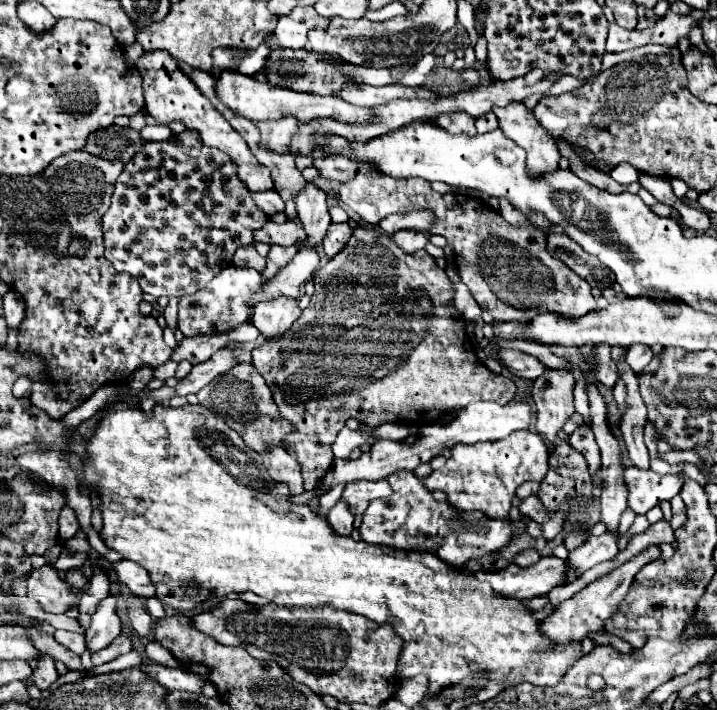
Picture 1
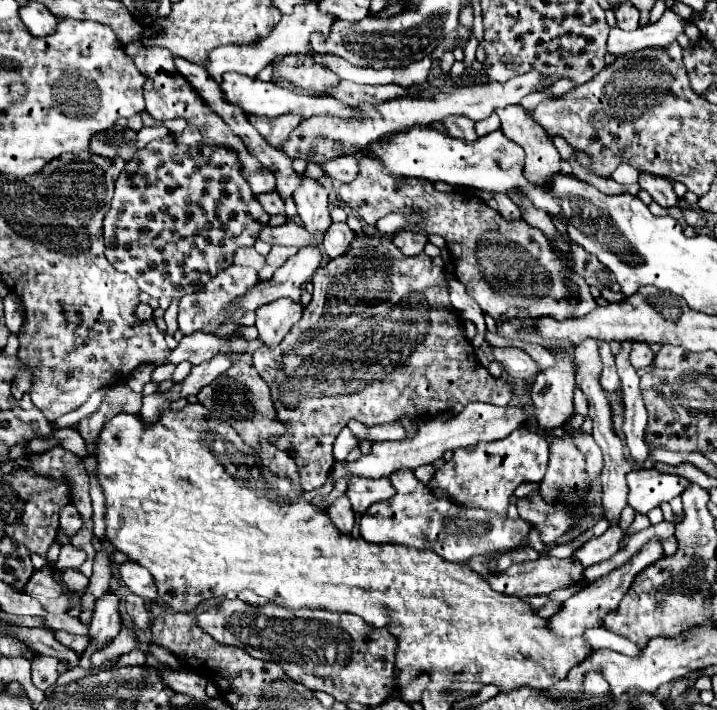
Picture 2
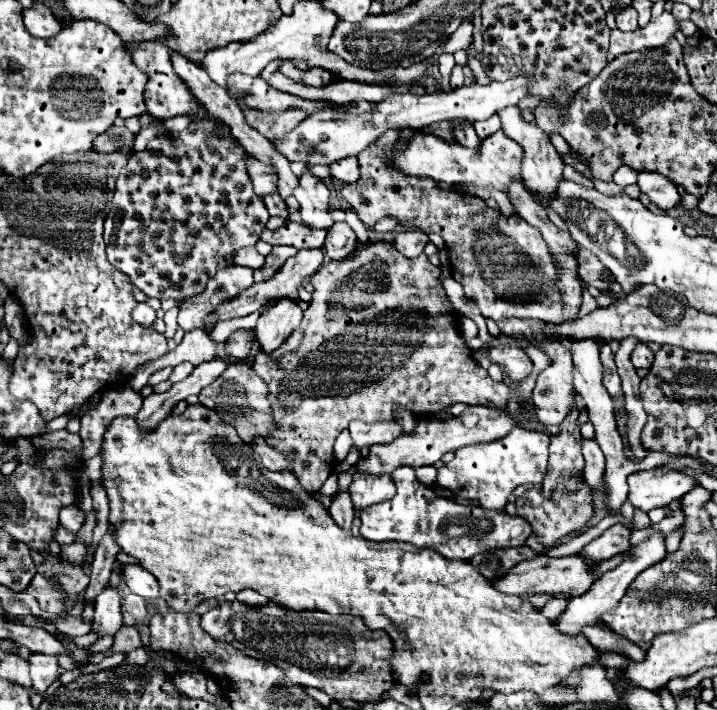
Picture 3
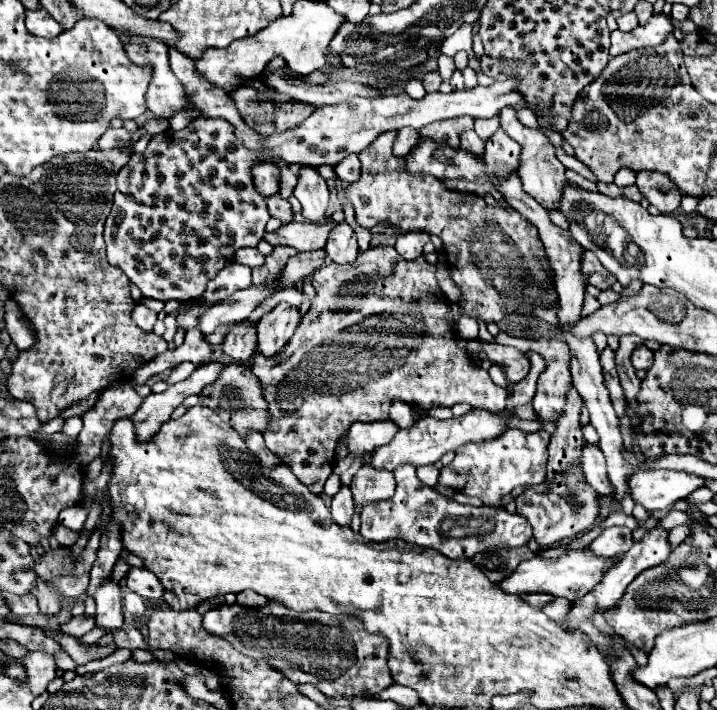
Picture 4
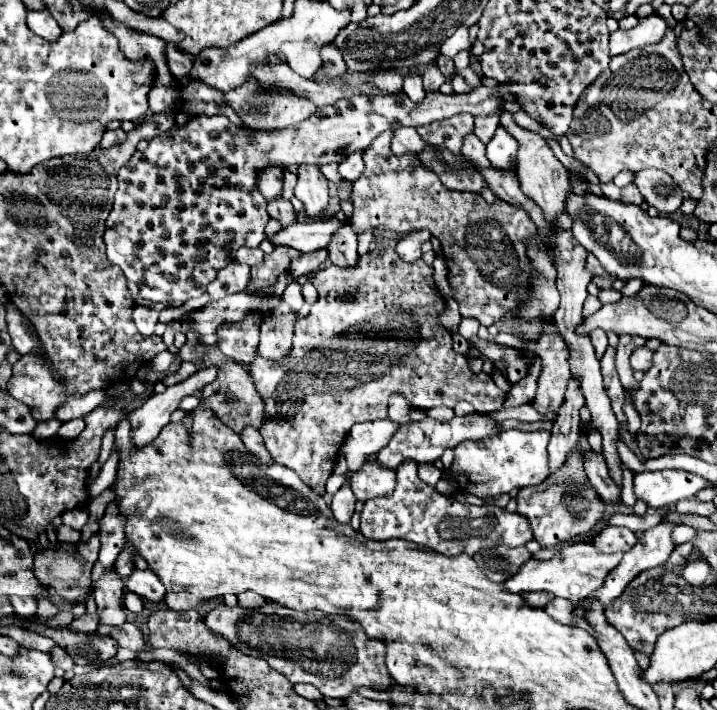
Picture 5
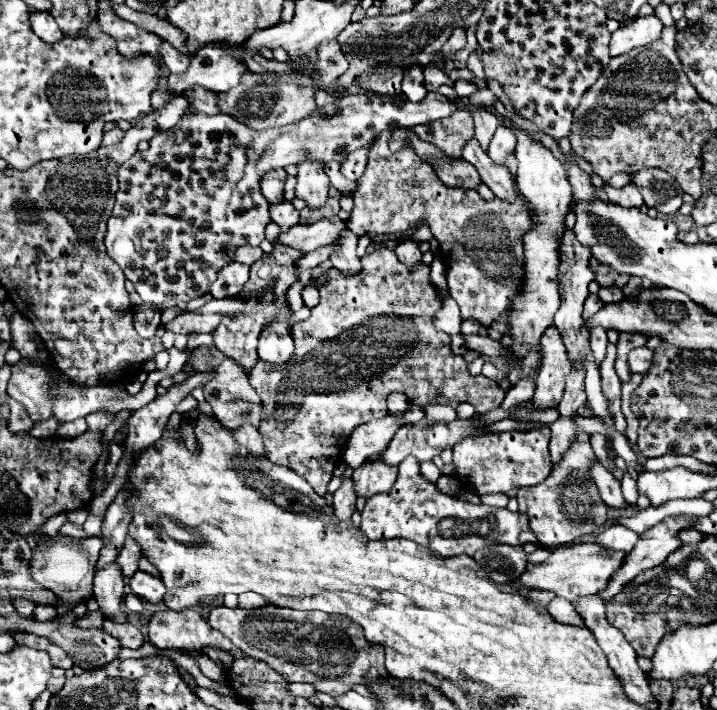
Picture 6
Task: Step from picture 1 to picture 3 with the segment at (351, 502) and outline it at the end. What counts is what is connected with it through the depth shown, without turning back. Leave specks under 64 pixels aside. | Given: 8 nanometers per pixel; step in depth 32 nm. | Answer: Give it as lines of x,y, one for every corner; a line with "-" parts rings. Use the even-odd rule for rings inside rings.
360,474
352,476
352,484
348,488
352,504
356,510
364,510
376,502
384,502
396,494
394,482
390,476
384,478
360,478

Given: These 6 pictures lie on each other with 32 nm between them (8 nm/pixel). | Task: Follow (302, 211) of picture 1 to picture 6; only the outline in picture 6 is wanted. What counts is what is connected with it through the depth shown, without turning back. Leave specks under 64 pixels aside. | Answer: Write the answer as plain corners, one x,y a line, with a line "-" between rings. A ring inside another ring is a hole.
300,162
296,178
298,178
296,198
304,200
312,212
320,210
328,200
328,184
330,184
328,176
322,170
322,164

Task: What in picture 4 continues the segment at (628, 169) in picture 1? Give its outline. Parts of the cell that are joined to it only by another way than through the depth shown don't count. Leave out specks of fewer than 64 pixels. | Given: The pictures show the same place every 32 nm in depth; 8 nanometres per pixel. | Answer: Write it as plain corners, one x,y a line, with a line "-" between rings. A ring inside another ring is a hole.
622,168
622,170
618,170
616,176
614,176
614,184
618,184
620,188
630,186
630,184
636,184
636,172
630,170
630,168

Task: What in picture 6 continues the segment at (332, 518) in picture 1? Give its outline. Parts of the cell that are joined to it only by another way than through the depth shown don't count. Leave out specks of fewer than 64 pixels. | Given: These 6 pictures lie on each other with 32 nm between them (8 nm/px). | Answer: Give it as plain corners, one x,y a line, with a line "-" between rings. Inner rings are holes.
346,478
342,486
334,492
334,514
338,520
350,520
356,510
356,494
352,490
352,480

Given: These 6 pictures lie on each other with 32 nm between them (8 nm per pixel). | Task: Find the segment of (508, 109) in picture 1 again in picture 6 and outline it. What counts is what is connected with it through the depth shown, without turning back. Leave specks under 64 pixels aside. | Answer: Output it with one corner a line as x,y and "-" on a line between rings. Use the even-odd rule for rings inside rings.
510,120
504,122
518,138
516,146
516,158
518,158
518,172
516,182
520,186
520,192
526,196
526,200
536,210
538,220
534,222
534,228
524,236
524,256
526,256
526,280
522,288
522,298
516,298
512,308
508,310
508,324
512,326
512,336
516,344
512,346
514,360
522,364
520,378
532,376
534,368
538,368
540,352
538,352
538,340
544,334
544,330
552,324
552,318
560,306
560,294
556,286
556,262
558,262
558,246
560,246
560,234
564,232
564,216
568,214
568,206
572,202
572,188
566,176
564,164
554,158
554,154
538,140
534,140
528,132
518,130
510,126

